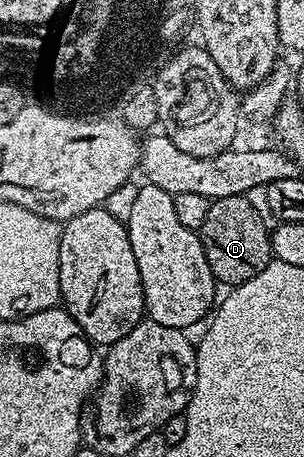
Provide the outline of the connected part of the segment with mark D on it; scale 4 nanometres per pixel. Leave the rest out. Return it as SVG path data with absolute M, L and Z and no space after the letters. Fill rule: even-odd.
M243 194L211 200L206 221L202 221L198 232L212 276L217 284L228 283L229 288L250 281L250 277L258 277L258 273L262 273L262 269L266 269L266 265L274 258L269 224L264 224L259 209L250 199Z

